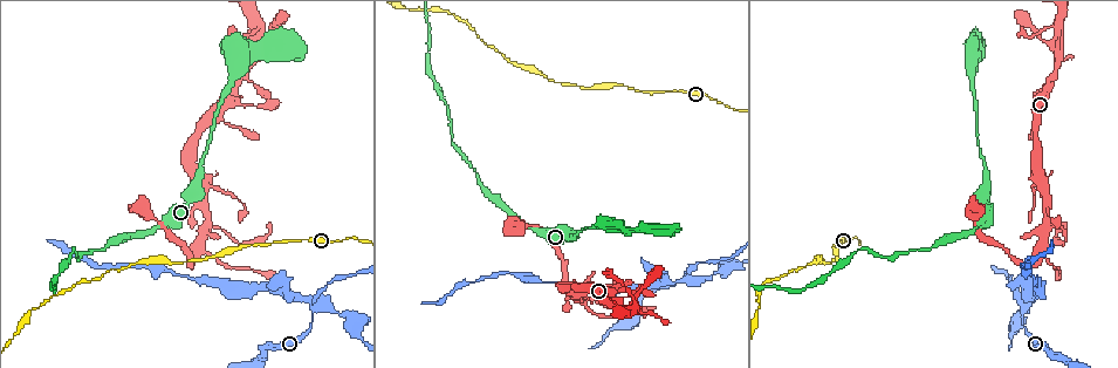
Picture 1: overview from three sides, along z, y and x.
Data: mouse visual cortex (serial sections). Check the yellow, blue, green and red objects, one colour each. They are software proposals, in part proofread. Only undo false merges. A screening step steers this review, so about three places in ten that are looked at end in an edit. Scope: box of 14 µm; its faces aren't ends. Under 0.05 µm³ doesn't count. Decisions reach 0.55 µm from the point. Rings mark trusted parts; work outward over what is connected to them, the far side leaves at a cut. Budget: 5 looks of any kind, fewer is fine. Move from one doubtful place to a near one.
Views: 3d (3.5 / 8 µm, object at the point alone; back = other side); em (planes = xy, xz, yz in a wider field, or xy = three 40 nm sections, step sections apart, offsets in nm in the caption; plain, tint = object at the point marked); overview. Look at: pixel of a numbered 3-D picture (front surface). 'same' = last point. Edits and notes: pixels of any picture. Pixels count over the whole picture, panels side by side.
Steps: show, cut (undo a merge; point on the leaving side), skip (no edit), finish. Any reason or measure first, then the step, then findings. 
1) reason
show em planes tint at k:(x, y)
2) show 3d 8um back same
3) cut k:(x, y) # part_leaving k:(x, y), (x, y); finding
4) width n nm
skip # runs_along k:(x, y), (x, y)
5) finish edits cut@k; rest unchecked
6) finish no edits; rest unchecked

thin neck
show 3d 3.5um at 1:(312, 303)

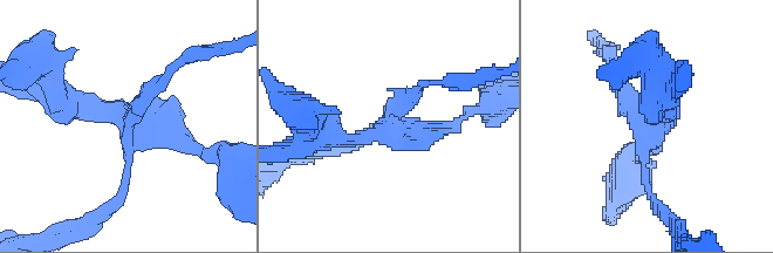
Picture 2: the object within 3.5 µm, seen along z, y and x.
show em xy step 2 tint at 2:(394, 129)

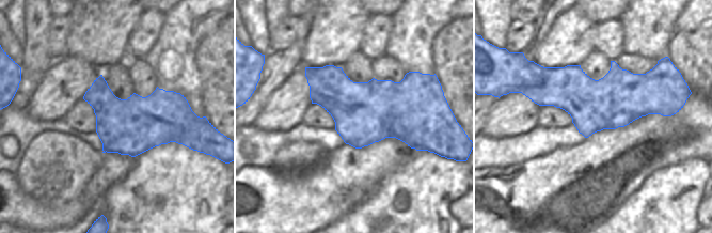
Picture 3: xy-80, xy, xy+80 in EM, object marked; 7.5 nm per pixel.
width 460 nm
cut 2:(89, 115) # part_leaving 2:(649, 146), (670, 110), (667, 89); two cells meet here

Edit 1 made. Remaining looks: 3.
thin neck
show 3d 3.5um at 1:(1040, 245)

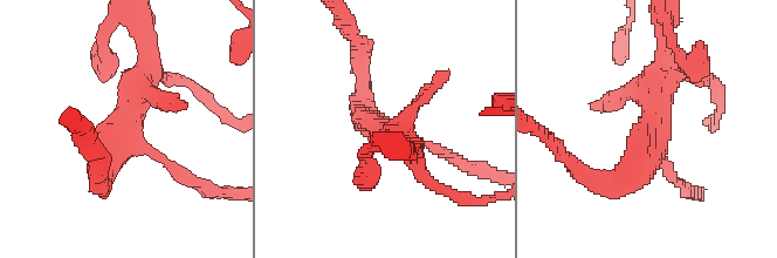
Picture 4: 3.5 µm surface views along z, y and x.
arms 3; arm_widths 100, 300, 350 nm; shape alone is not enough
show em xy step 5 tint at 4:(121, 130)

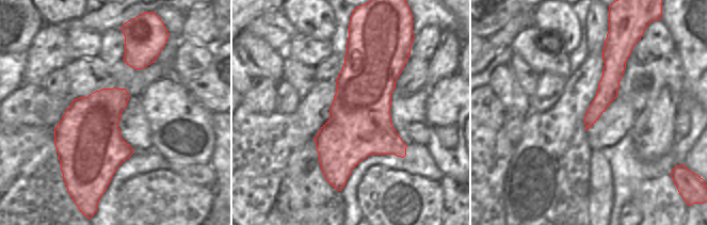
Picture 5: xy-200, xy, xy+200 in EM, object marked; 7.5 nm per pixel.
skip # runs_along 4:(664, 61), (646, 155), (606, 180); continuous, no second cell

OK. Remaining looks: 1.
finish edits cut@2; rest unchecked

